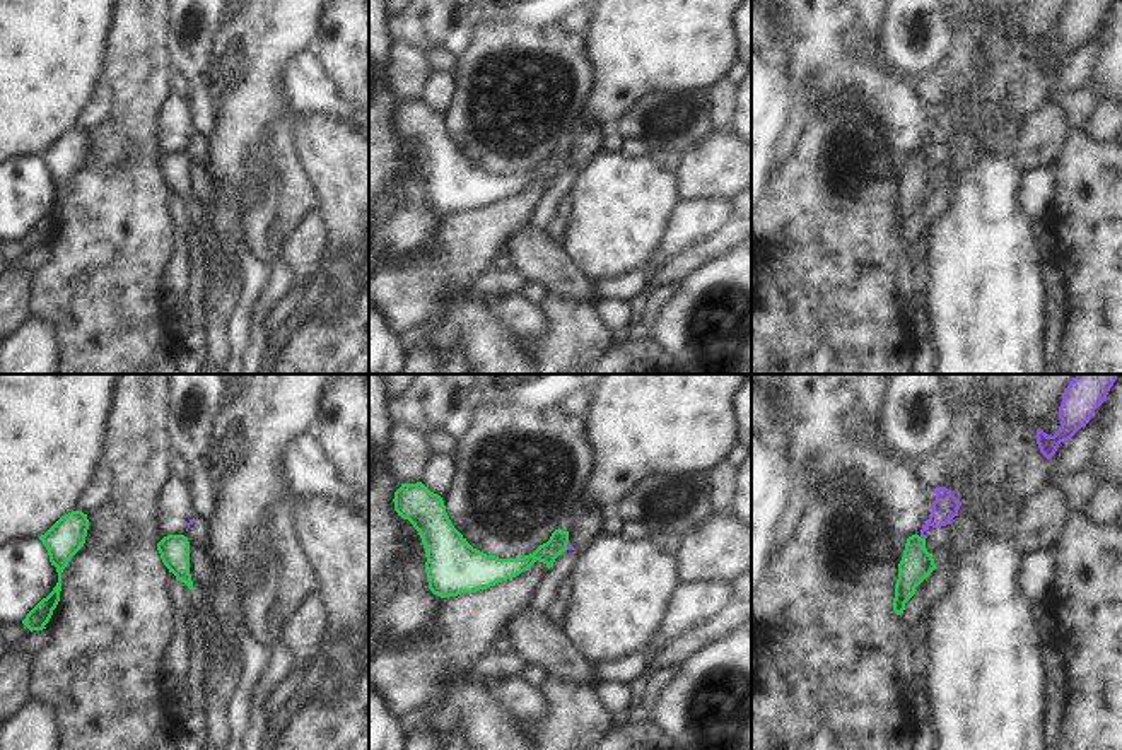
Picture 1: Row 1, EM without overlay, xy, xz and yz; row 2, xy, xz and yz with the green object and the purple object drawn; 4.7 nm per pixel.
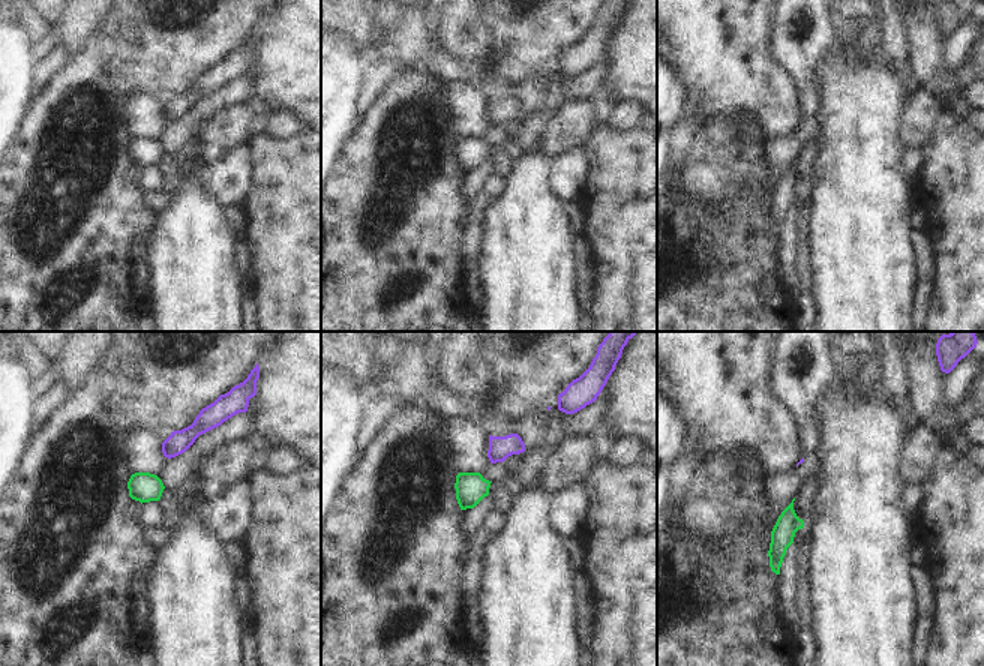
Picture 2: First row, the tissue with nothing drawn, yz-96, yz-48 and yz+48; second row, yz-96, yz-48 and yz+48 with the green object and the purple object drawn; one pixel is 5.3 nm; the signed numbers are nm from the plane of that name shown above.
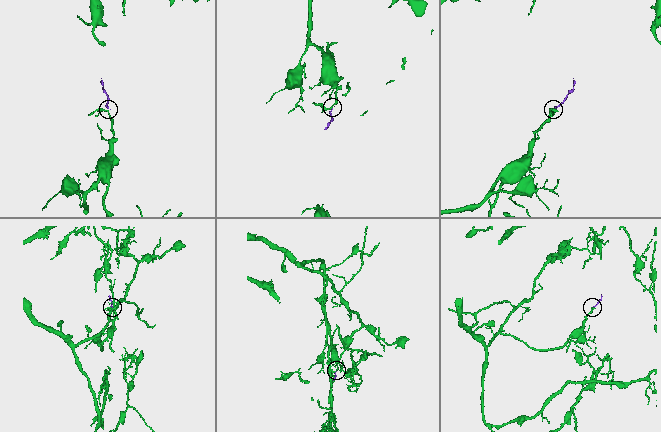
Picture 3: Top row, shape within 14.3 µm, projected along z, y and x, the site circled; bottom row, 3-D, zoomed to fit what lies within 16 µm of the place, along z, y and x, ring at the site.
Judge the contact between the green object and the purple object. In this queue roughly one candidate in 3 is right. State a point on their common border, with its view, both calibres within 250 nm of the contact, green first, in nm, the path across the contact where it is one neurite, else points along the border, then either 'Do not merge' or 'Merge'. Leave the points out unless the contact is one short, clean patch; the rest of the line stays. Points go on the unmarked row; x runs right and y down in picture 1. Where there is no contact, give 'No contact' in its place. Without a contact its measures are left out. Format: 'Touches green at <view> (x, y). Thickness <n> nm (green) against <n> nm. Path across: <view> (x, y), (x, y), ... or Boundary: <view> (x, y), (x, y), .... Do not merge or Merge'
Touches green at yz (923, 156). Thickness 150 nm (green) against 120 nm. Boundary: yz (919, 154), (924, 156). Do not merge

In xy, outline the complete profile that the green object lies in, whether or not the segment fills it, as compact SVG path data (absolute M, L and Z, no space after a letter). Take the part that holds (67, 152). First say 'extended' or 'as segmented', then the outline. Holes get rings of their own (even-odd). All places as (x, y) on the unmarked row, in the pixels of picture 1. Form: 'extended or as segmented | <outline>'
as segmented | M72 128L61 133L44 152L39 154L48 167L51 183L56 185L58 200L53 208L22 237L31 249L46 246L44 243L50 239L53 227L60 219L61 190L68 183L70 176L84 164L87 147L87 132L82 128Z

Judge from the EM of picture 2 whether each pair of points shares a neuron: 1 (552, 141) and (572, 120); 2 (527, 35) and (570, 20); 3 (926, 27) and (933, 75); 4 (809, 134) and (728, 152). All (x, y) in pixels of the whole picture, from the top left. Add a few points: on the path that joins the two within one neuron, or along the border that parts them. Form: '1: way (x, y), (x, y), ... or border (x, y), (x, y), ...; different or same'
1: way (557, 137), (569, 125); same
2: way (537, 24), (542, 20), (560, 20); same
3: way (926, 39), (927, 63); same
4: border (767, 140), (765, 161), (768, 171), (776, 177); different

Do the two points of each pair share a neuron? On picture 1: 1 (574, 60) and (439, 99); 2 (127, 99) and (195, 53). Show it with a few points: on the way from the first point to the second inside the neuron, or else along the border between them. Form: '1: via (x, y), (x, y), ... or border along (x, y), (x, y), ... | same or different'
1: border along (451, 72), (453, 98), (441, 113) | different
2: border along (163, 48), (171, 65) | different

